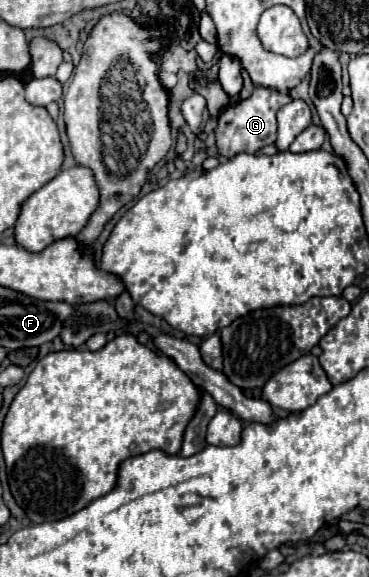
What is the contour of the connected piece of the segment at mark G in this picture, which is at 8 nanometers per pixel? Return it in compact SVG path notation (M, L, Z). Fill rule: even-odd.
M254 88L252 96L230 104L220 116L218 116L218 126L216 126L216 146L220 156L232 158L240 152L258 152L260 148L274 144L276 142L276 110L284 104L288 104L292 96L288 92L278 92L272 88Z

